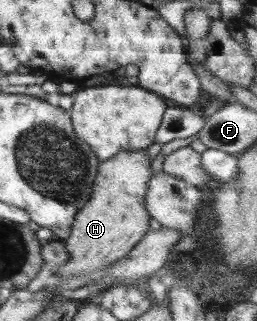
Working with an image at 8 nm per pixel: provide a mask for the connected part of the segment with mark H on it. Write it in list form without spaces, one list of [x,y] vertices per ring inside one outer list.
[[[122,151],[99,165],[91,198],[78,214],[71,235],[64,241],[69,258],[57,269],[57,275],[70,277],[102,271],[126,257],[136,241],[148,231],[150,214],[146,208],[147,189],[152,179],[146,151]]]

